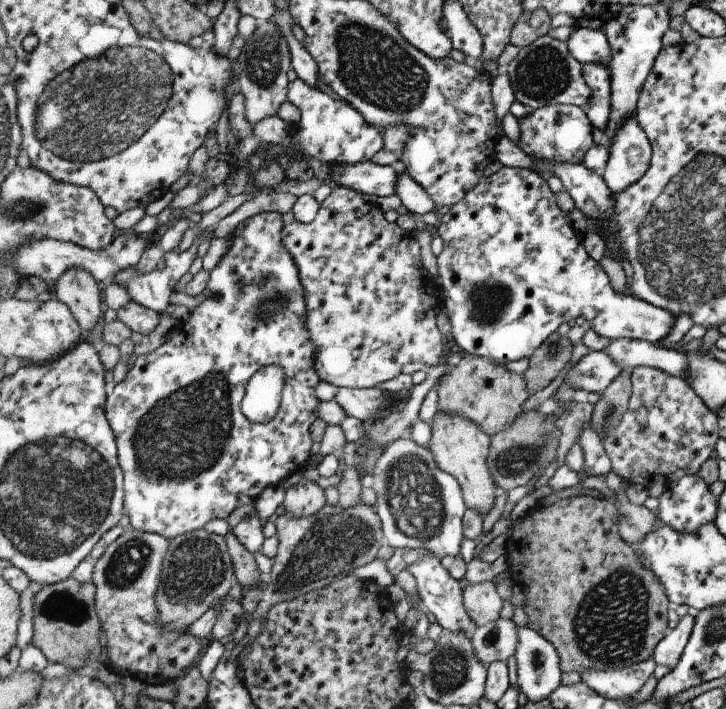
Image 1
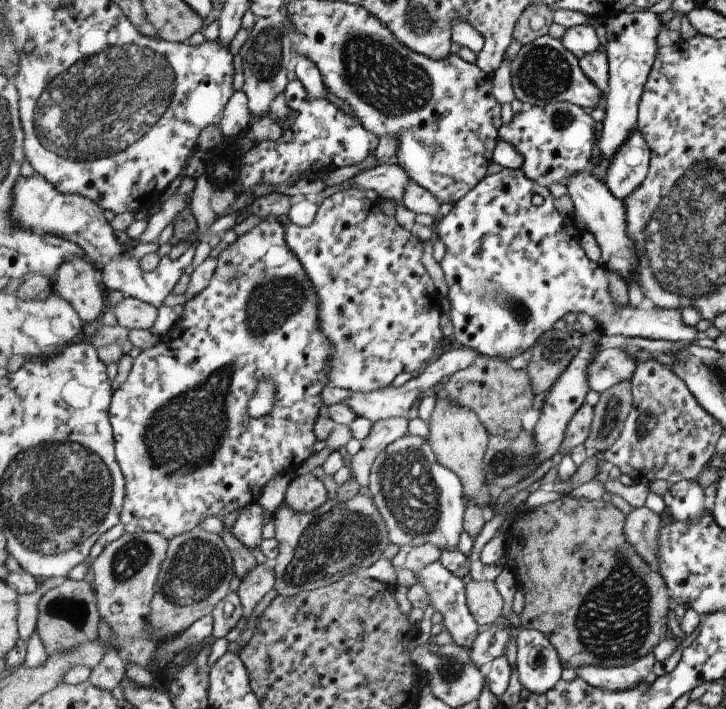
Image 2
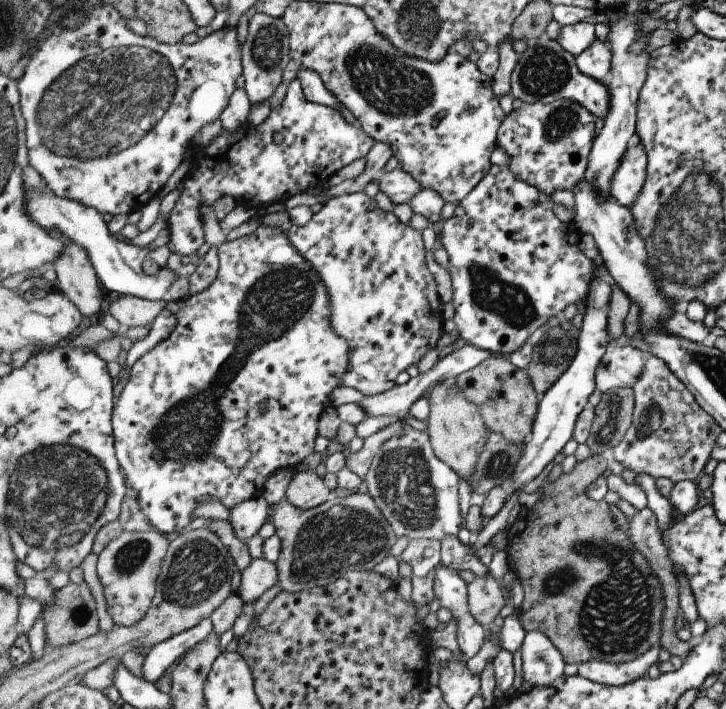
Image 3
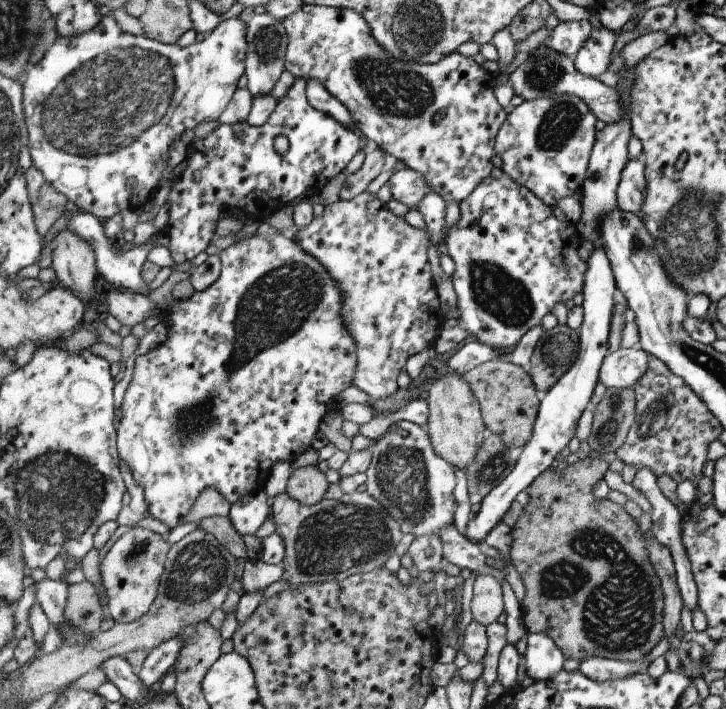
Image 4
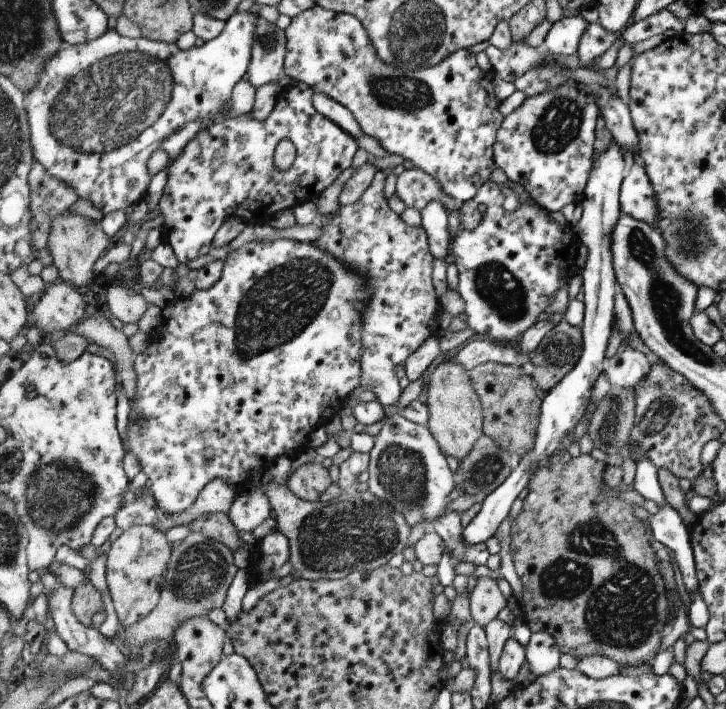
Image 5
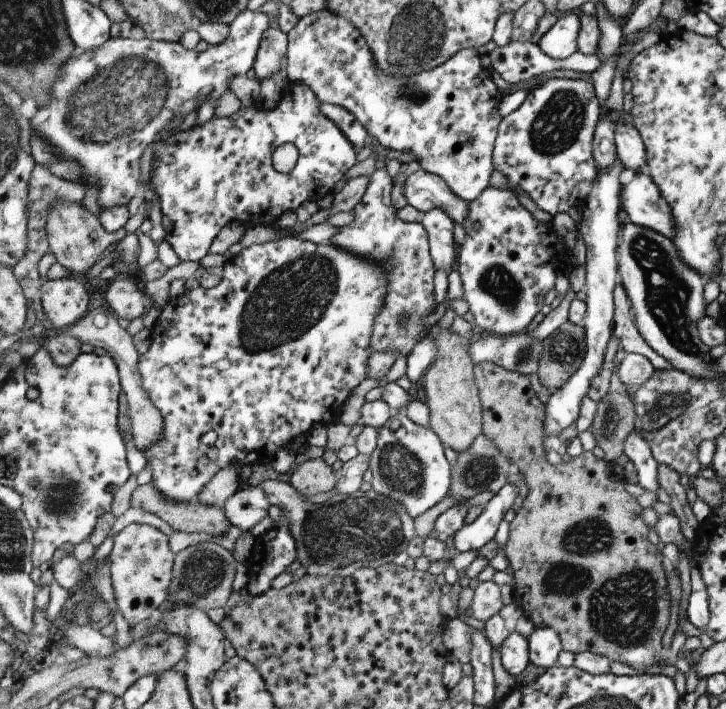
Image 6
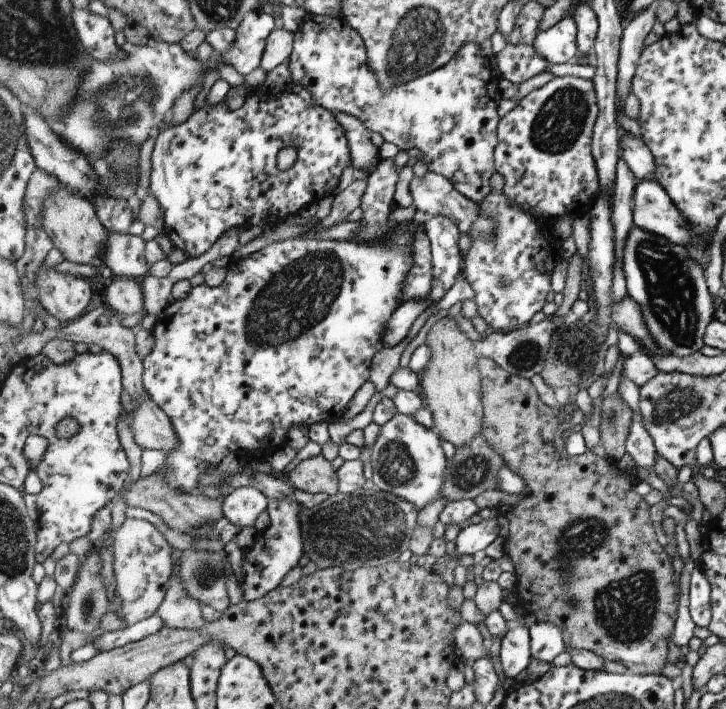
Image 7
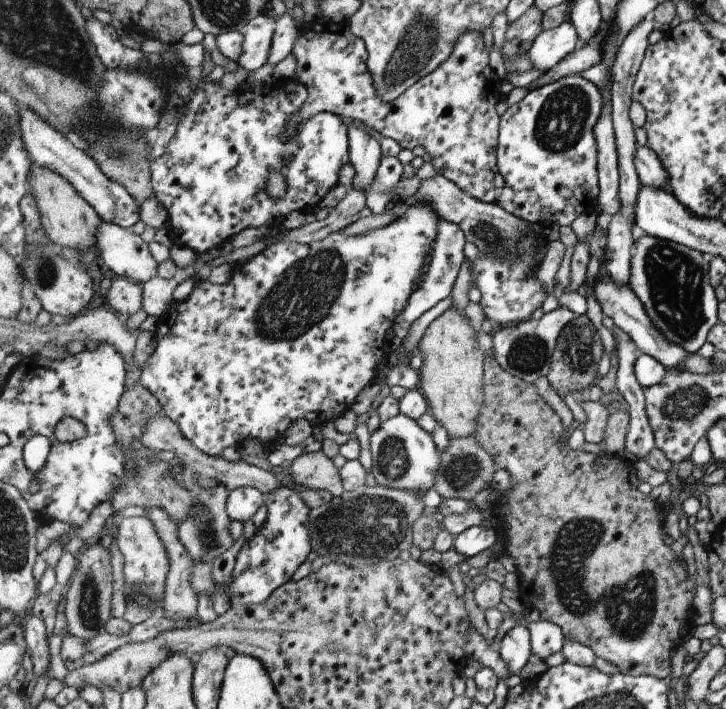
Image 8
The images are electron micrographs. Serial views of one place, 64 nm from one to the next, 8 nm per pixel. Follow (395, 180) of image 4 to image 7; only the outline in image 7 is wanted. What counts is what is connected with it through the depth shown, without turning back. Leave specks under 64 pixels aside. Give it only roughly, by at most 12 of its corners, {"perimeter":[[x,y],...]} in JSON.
{"perimeter":[[445,176],[410,182],[413,205],[453,220],[473,239],[493,237],[494,221]]}

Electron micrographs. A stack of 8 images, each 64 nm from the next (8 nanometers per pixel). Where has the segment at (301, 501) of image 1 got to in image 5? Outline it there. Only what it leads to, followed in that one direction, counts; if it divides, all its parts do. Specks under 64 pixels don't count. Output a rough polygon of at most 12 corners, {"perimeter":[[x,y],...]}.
{"perimeter":[[321,460],[302,465],[288,488],[302,500],[319,501],[331,486]]}

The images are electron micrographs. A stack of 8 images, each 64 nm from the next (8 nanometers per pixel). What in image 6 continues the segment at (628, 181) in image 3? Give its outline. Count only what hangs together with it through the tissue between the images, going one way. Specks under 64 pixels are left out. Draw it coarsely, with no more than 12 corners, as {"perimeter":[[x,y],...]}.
{"perimeter":[[637,171],[621,199],[629,220],[672,240],[673,209]]}

